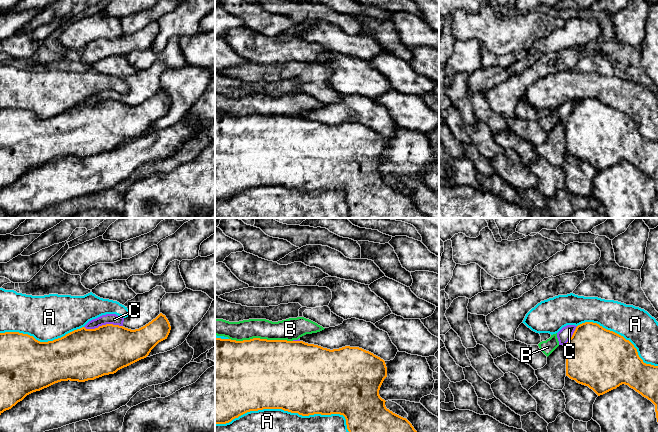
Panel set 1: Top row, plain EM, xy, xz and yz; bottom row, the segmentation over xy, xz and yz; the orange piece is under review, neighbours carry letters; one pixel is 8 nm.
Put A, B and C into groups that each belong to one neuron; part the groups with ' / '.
A / B C

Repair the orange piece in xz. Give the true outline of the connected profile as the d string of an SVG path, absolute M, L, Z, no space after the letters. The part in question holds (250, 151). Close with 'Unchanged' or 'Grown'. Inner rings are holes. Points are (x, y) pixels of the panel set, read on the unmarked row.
M215 114L215 200L226 200L233 195L250 188L263 185L282 185L302 192L314 190L331 191L340 190L346 195L349 207L349 218L429 218L420 212L412 200L385 182L385 176L379 171L380 163L387 153L385 137L373 129L359 123L345 122L339 125L327 125L318 121L308 120L303 117L267 116L253 114L250 116L236 117L231 115Z. Unchanged

